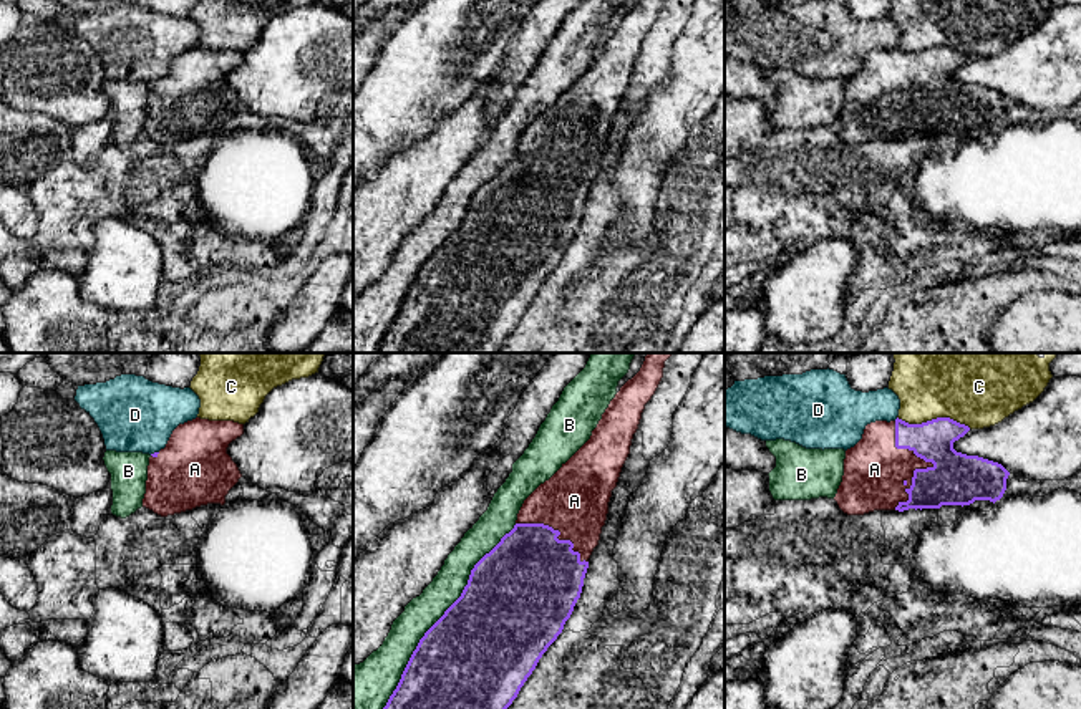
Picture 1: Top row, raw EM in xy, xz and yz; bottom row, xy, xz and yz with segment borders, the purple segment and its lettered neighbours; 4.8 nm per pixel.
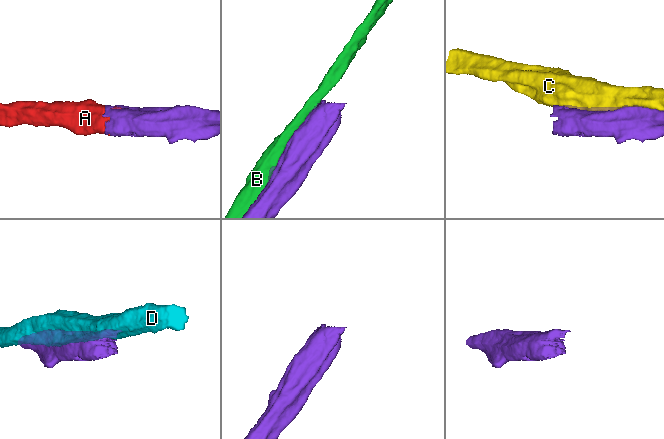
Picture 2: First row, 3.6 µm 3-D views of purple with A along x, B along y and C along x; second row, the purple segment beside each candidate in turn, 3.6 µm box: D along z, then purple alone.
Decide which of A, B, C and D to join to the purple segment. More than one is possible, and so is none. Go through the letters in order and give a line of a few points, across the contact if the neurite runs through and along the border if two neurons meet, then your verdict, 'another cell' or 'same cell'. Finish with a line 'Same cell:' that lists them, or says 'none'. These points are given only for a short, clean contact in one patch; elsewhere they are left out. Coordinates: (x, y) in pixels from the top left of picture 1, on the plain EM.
A: same cell
B: another cell
C: another cell
D: another cell
Same cell: A

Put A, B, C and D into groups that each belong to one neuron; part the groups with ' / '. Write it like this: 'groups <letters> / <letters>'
groups A / B / C / D

